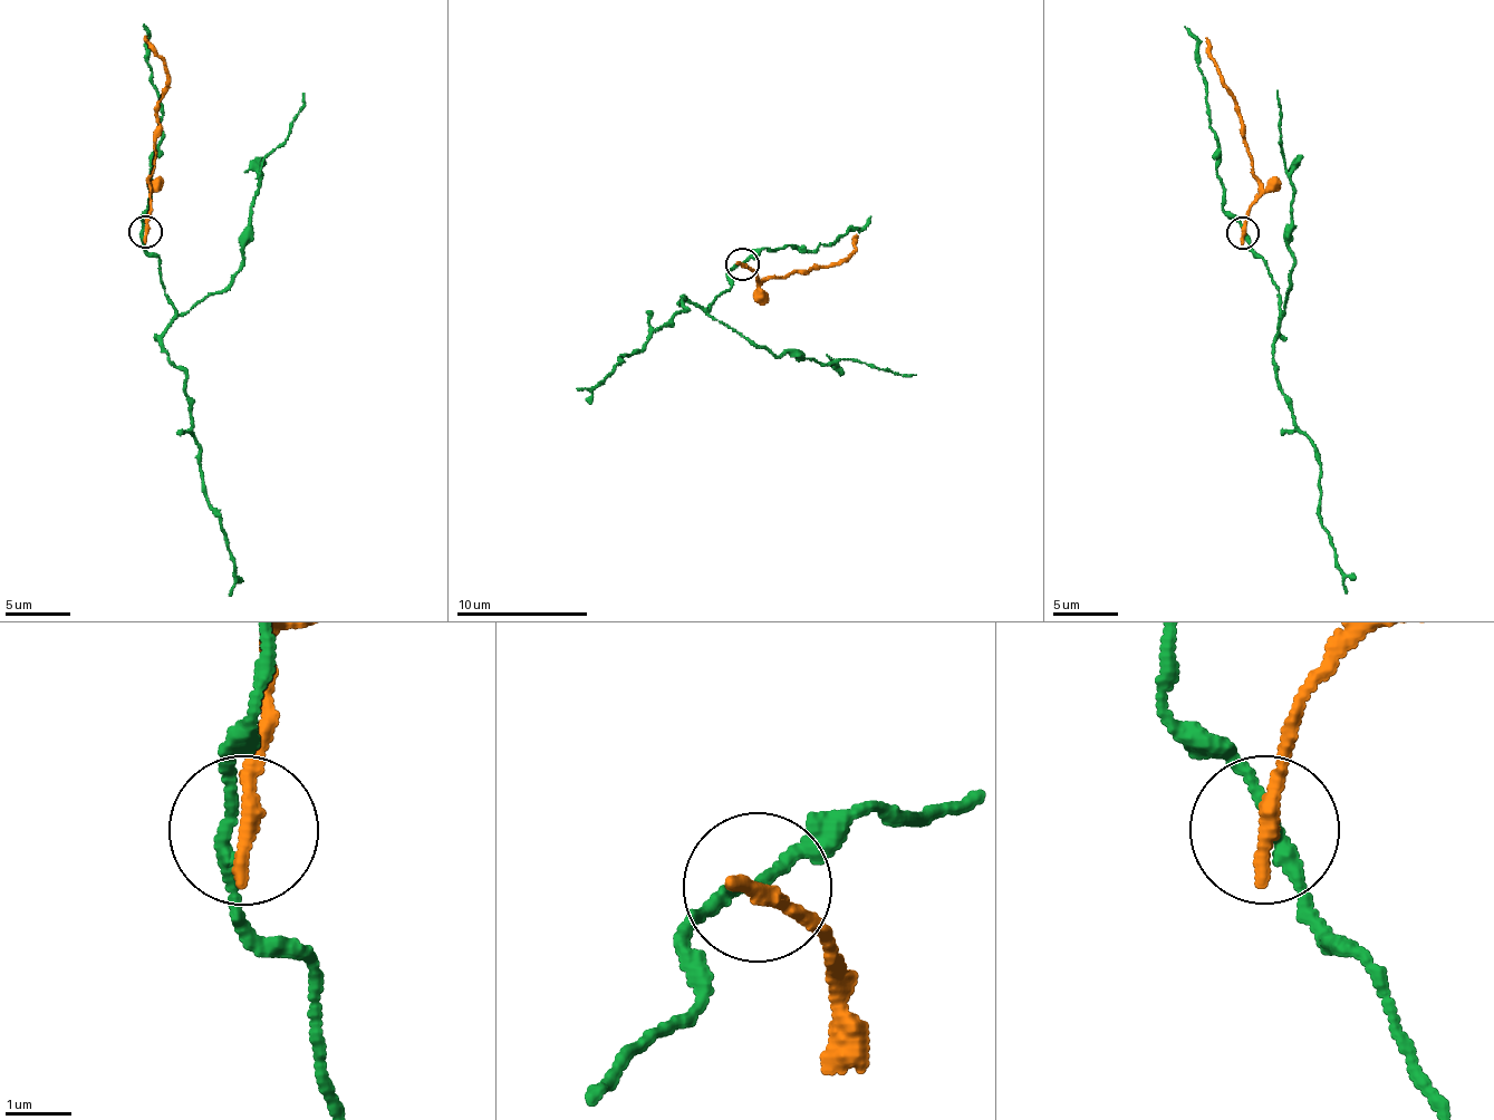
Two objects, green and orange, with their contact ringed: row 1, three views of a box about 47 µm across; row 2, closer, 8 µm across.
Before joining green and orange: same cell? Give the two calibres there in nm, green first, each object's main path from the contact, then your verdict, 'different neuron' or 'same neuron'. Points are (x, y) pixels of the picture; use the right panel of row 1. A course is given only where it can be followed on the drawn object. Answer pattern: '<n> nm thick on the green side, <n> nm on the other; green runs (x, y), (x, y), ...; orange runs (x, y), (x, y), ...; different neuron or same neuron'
180 nm thick on the green side, 280 nm on the other; green runs (1244, 233), (1265, 262), (1279, 296), (1281, 305), (1272, 360), (1292, 423), (1314, 449), (1321, 517), (1346, 592); orange runs (1243, 233), (1260, 177), (1245, 145), (1241, 109), (1220, 79), (1220, 69), (1206, 37); different neuron

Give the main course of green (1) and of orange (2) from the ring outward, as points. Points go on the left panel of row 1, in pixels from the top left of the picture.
1: (144, 232), (175, 318), (162, 335), (167, 360), (185, 374), (203, 495), (234, 561), (230, 595)
2: (146, 232), (156, 108), (166, 68), (144, 35)

